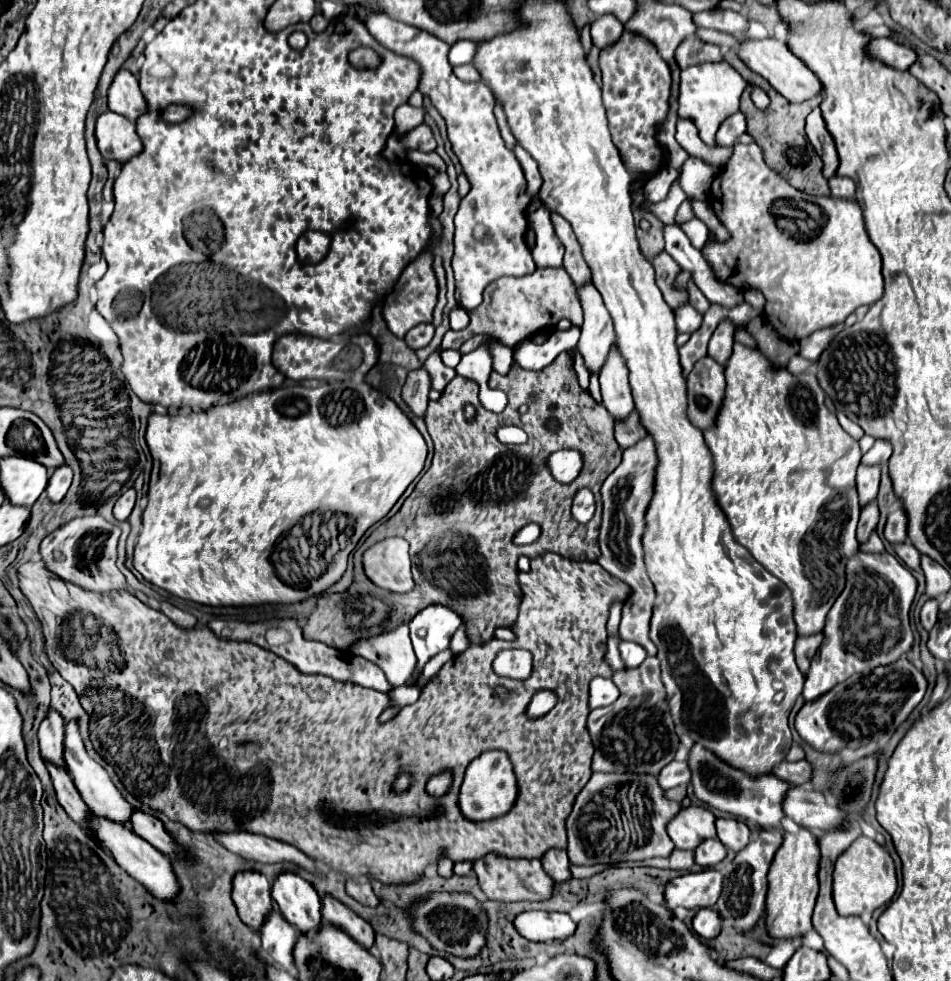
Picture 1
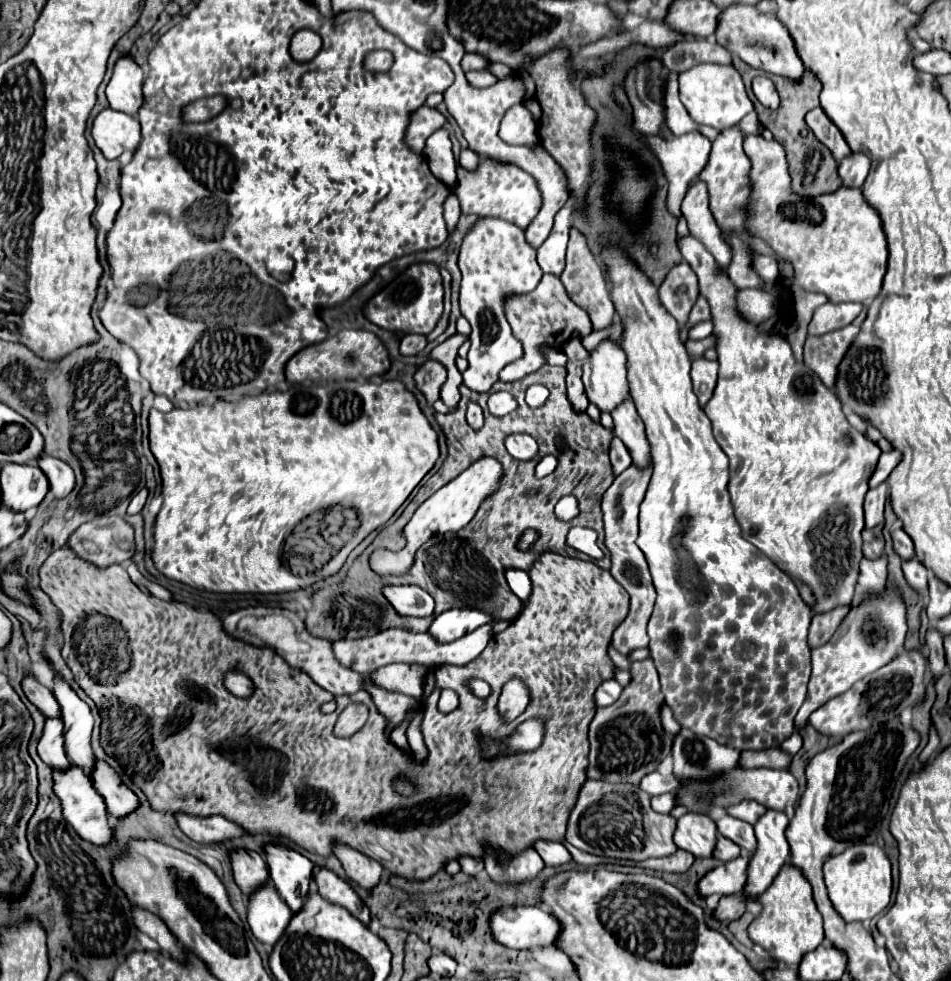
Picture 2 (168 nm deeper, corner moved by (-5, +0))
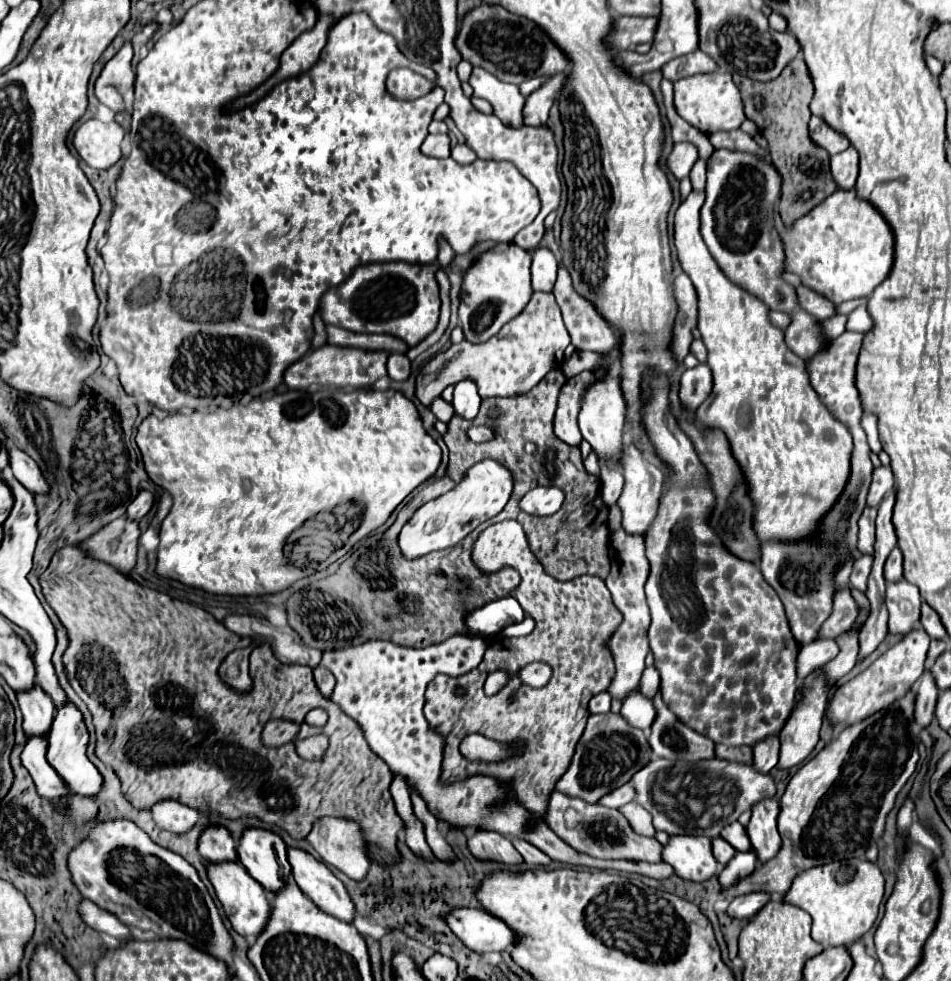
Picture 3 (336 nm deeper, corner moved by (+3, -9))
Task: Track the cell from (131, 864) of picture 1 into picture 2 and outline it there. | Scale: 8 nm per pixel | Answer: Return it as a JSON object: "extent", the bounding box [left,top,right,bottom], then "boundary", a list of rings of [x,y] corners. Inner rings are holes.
{"extent":[52,764,112,846],"boundary":[[[70,764],[70,768],[66,770],[52,768],[52,780],[54,780],[52,790],[62,804],[62,814],[74,826],[74,830],[92,844],[98,844],[98,846],[110,844],[112,826],[108,824],[108,810],[104,808],[104,800],[96,796],[96,790],[92,788],[92,784],[88,784],[88,776],[82,772],[82,768],[78,768],[76,764]]]}

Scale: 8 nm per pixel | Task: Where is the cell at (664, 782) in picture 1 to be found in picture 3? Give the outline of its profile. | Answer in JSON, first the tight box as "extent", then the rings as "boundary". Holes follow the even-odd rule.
{"extent":[600,783,636,809],"boundary":[[[626,783],[626,785],[614,789],[612,793],[608,793],[606,797],[602,797],[600,803],[606,805],[606,807],[614,807],[614,809],[618,809],[618,807],[622,807],[622,805],[634,801],[634,799],[636,799],[636,789],[632,789],[632,785]]]}

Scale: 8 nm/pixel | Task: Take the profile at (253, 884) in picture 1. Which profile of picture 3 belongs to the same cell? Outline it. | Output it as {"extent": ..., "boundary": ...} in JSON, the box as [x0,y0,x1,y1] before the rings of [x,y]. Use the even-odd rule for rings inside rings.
{"extent":[198,827,238,865],"boundary":[[[222,827],[220,829],[206,829],[200,837],[198,851],[208,863],[218,865],[218,863],[224,863],[224,861],[238,861],[236,843],[230,837],[230,833]]]}

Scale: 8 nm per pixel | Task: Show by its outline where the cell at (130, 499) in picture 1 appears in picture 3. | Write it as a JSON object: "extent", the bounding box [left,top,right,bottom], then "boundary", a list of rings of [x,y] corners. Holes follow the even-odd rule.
{"extent":[126,491,154,519],"boundary":[[[140,491],[138,497],[128,505],[126,517],[128,519],[140,519],[140,517],[144,517],[150,511],[152,503],[154,503],[154,495],[150,491]]]}

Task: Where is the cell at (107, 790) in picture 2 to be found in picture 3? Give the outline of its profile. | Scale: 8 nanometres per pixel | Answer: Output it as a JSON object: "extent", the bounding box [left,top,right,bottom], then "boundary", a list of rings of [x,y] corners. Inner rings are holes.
{"extent":[48,703,102,797],"boundary":[[[68,703],[64,709],[58,711],[52,729],[48,733],[48,763],[56,769],[56,773],[66,781],[66,785],[70,787],[70,791],[74,795],[80,797],[94,797],[100,789],[102,789],[102,775],[96,769],[94,763],[90,763],[90,759],[86,757],[86,745],[88,745],[88,729],[82,721],[82,713]]]}

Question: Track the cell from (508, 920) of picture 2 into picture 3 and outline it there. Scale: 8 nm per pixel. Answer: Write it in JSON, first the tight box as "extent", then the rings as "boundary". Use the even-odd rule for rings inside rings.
{"extent":[446,907,520,953],"boundary":[[[478,907],[456,909],[454,913],[446,915],[446,921],[458,939],[476,953],[502,953],[520,939],[520,935],[502,919]]]}

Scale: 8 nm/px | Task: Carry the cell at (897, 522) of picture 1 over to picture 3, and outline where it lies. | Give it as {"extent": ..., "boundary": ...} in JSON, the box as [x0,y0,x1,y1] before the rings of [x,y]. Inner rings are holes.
{"extent":[884,547,904,581],"boundary":[[[898,547],[892,549],[892,553],[888,555],[886,559],[886,565],[884,565],[884,577],[886,581],[900,581],[904,575],[902,575],[902,553]]]}

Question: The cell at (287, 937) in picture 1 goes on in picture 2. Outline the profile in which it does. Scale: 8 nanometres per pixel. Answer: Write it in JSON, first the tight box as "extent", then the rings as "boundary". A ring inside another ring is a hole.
{"extent":[246,880,292,948],"boundary":[[[272,880],[256,888],[256,892],[252,892],[246,898],[246,910],[248,910],[248,924],[252,928],[252,934],[268,948],[276,944],[280,932],[284,932],[288,920],[292,918],[292,910],[280,898]]]}

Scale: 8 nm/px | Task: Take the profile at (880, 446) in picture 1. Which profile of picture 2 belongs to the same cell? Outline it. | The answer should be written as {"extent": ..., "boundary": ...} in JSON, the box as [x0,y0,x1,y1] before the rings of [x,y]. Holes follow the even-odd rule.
{"extent":[870,450,902,488],"boundary":[[[898,450],[882,452],[880,462],[878,462],[878,468],[876,468],[876,472],[872,474],[872,478],[870,478],[870,488],[880,486],[880,484],[890,476],[890,472],[898,466],[898,462],[900,462],[900,460],[902,460],[902,454],[900,454]]]}

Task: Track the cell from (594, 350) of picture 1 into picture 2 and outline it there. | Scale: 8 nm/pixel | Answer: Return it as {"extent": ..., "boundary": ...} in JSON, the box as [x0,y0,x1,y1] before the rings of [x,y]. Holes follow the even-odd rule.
{"extent":[584,342,630,414],"boundary":[[[602,342],[584,364],[584,390],[588,400],[600,410],[612,414],[630,398],[626,378],[626,354],[612,342]]]}

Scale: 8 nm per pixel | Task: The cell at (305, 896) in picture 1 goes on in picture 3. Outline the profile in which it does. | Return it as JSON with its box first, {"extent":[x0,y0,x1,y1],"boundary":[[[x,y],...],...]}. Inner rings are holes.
{"extent":[238,829,290,893],"boundary":[[[246,829],[238,847],[238,861],[270,893],[284,889],[290,879],[286,845],[280,835],[266,829]]]}

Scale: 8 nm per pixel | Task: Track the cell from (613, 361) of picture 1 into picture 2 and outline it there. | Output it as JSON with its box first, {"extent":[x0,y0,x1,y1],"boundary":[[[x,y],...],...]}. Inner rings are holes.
{"extent":[612,400,652,470],"boundary":[[[628,400],[628,404],[622,404],[616,412],[612,412],[612,418],[614,418],[614,434],[628,448],[634,466],[640,470],[650,468],[652,466],[650,444],[646,442],[644,424],[642,424],[632,400]]]}

